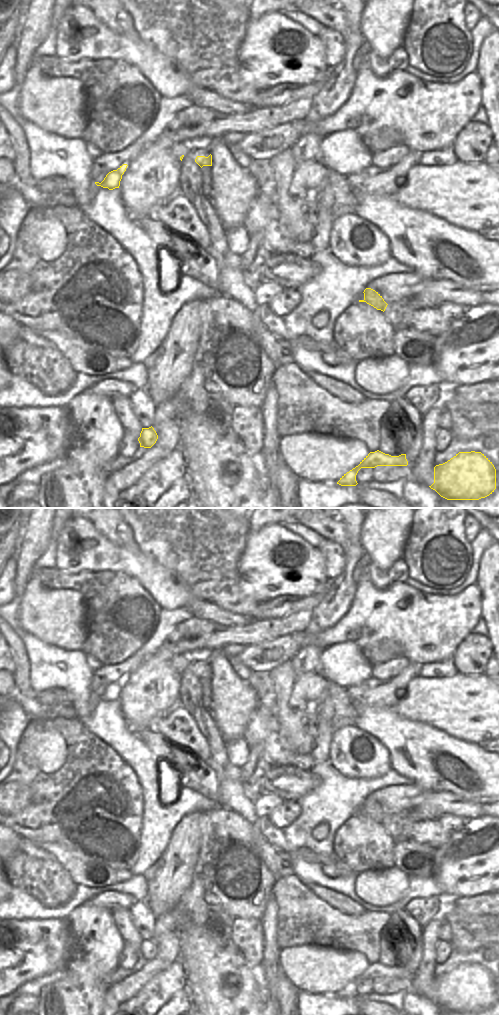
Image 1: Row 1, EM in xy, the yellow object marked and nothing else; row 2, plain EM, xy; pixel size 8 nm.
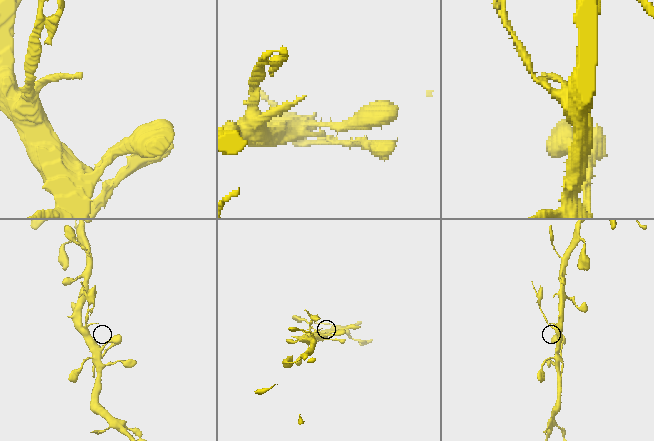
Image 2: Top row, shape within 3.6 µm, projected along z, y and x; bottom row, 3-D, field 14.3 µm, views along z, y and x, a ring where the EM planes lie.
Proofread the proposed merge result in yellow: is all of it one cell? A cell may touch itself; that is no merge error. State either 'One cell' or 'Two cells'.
Two cells

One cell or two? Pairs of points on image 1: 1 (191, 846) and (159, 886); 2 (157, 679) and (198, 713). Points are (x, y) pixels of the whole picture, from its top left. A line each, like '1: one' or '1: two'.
1: one
2: two

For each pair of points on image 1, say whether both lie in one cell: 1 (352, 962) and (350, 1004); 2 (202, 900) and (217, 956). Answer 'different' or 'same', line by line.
1: different
2: different

